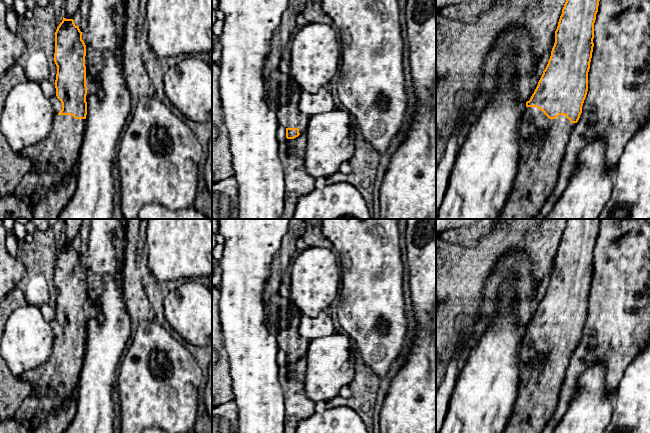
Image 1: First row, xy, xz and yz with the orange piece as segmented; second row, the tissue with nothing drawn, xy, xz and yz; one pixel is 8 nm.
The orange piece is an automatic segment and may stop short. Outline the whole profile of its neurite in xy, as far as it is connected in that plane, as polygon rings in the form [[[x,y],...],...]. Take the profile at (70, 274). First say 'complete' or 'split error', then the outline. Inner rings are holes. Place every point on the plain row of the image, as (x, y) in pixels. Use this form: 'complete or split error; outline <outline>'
split error; outline [[[63,241],[55,256],[54,286],[57,290],[55,304],[56,320],[62,327],[62,334],[54,341],[49,358],[33,370],[24,374],[23,378],[29,381],[34,389],[52,386],[55,397],[37,397],[35,394],[25,399],[15,412],[14,419],[22,424],[30,433],[34,433],[50,413],[61,410],[66,401],[77,394],[79,375],[81,373],[86,353],[87,339],[87,310],[86,310],[86,269],[82,264],[79,250],[73,243]]]

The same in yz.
split error; outline [[[567,219],[550,283],[522,339],[517,397],[502,433],[542,433],[557,409],[566,372],[588,315],[599,225],[600,219]]]

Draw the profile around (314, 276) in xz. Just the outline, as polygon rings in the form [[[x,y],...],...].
[[[308,247],[293,258],[286,278],[291,301],[303,315],[316,317],[326,310],[339,294],[341,267],[337,254],[323,247]]]

